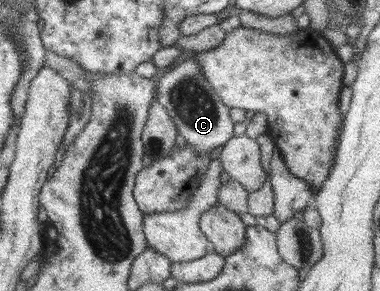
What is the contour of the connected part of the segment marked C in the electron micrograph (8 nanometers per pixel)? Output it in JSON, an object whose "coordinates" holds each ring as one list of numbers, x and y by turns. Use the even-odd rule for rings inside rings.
{"coordinates":[[194,57,178,64,158,78,155,100,167,110,176,130,197,152,197,155,223,146,234,136,235,124,229,113,231,108,220,100]]}

